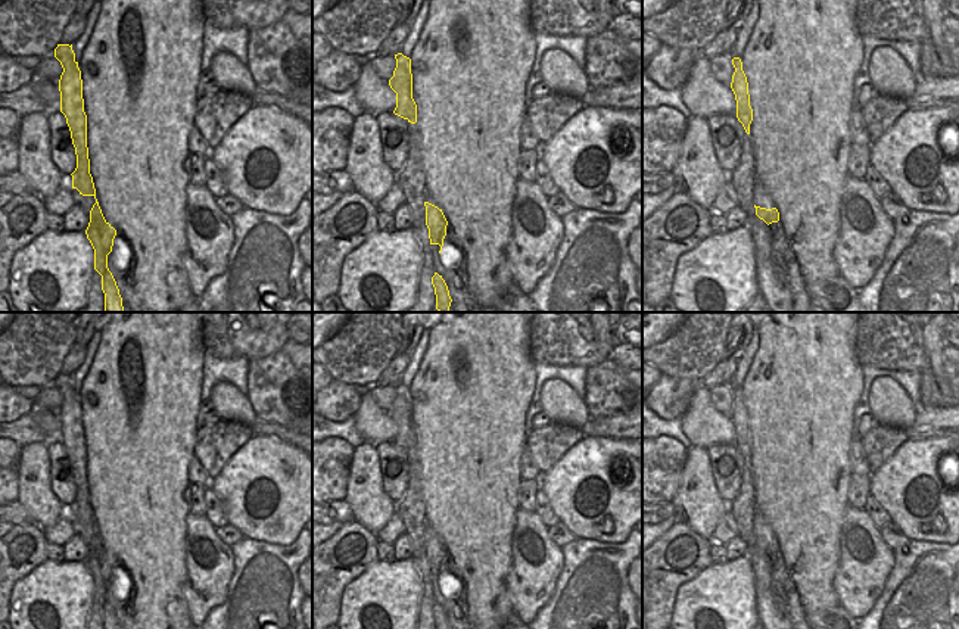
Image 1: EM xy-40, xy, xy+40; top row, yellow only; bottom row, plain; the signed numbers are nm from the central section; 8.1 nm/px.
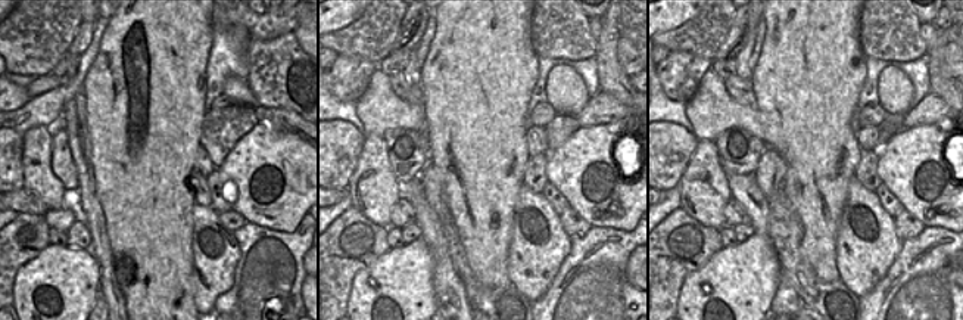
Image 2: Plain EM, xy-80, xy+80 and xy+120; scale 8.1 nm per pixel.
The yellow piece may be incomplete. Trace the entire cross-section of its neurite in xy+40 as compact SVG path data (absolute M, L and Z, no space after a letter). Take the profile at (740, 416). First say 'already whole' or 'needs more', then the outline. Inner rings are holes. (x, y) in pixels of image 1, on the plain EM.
already whole; M740 387L732 389L735 402L732 405L731 418L737 430L737 448L742 454L747 464L750 464L750 454L753 451L753 439L750 436L748 412L742 401L742 392Z

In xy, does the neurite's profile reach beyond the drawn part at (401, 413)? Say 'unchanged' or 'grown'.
unchanged

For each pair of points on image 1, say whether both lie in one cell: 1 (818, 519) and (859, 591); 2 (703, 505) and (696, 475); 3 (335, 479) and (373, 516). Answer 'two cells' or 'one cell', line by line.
1: two cells
2: one cell
3: two cells

